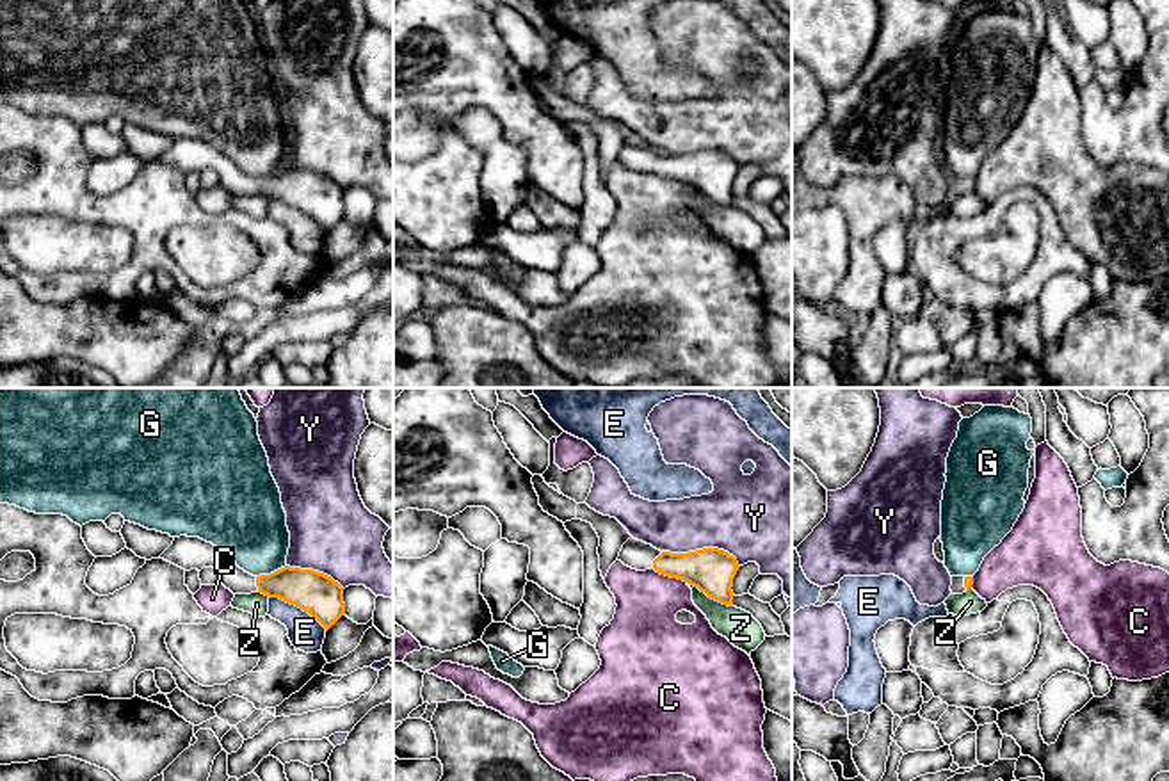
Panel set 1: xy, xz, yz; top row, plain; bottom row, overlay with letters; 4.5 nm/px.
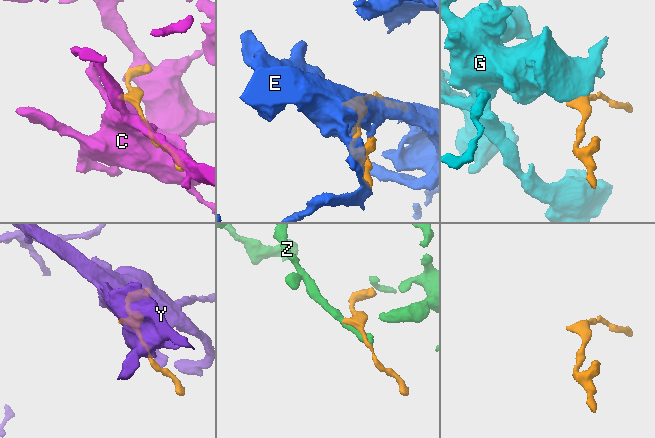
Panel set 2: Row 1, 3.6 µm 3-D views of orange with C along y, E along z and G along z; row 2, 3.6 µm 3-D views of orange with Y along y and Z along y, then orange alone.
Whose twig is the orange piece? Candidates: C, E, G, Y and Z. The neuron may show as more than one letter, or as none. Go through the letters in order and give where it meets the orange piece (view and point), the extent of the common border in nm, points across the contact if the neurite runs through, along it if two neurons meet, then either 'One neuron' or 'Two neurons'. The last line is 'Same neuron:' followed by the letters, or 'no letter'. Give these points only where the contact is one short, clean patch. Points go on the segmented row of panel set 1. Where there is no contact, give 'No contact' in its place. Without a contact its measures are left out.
C: Touches orange at xz (669, 575). Shared border 180 nm. Two neurons
E: Touches orange at xy (298, 605). Shared border 300 nm. Two neurons
G: Touches orange at xy (271, 573). Shared border 150 nm. Boundary: xy (285, 564), (257, 577). Two neurons
Y: Touches orange at xz (703, 548). Shared border 360 nm. Two neurons
Z: Touches orange at xz (710, 596). Shared border 240 nm. Two neurons
Same neuron: no letter

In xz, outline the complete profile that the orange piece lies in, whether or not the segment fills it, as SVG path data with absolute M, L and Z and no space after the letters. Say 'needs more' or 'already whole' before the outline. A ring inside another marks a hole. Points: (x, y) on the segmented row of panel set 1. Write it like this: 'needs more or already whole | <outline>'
needs more | M630 537L623 544L617 560L637 571L653 568L660 575L697 587L722 605L733 605L731 587L740 566L737 559L724 550L703 548L689 553L671 553Z

